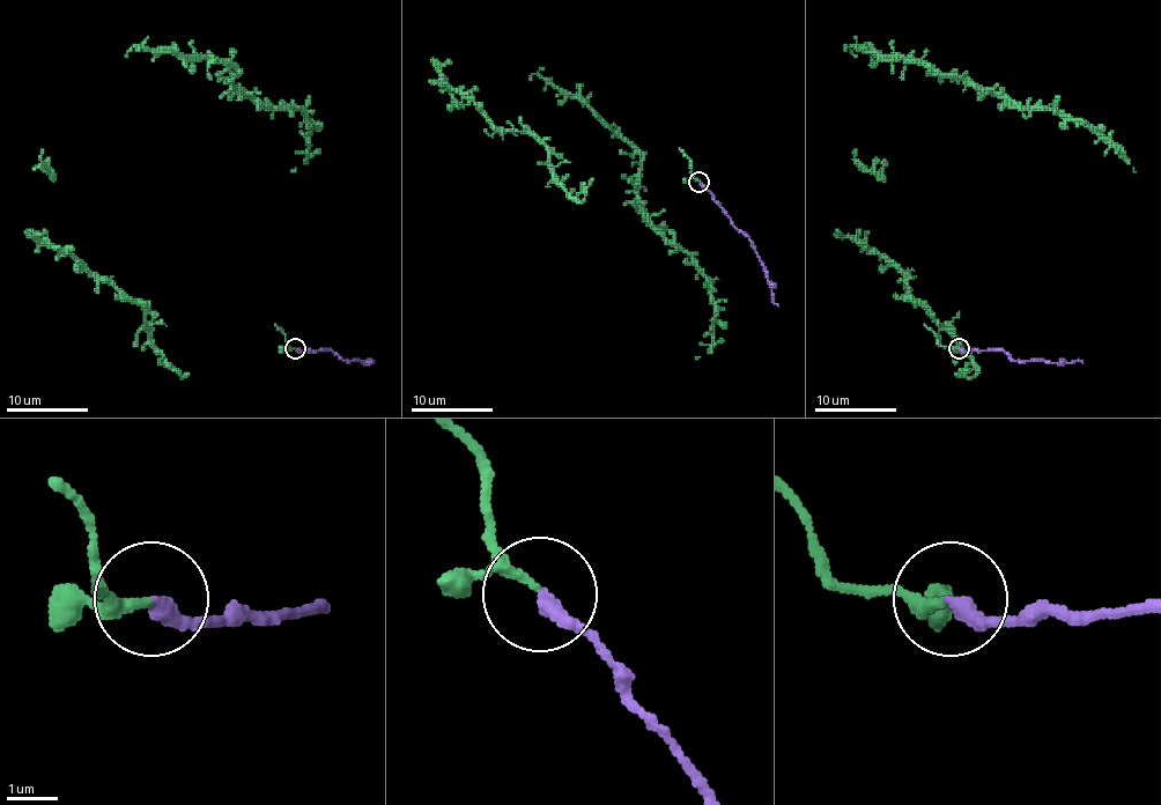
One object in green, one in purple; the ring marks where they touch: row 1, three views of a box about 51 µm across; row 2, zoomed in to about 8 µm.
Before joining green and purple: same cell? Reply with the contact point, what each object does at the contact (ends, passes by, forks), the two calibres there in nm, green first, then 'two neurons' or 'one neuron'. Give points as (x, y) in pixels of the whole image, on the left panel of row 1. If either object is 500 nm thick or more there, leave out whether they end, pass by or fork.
place (295, 348); green passes by; purple ends; calibres 150 and 320 nm; one neuron

